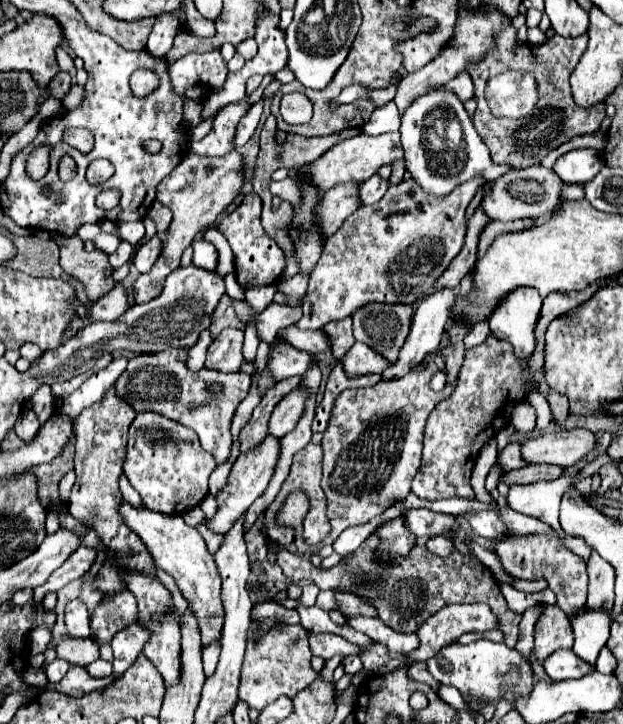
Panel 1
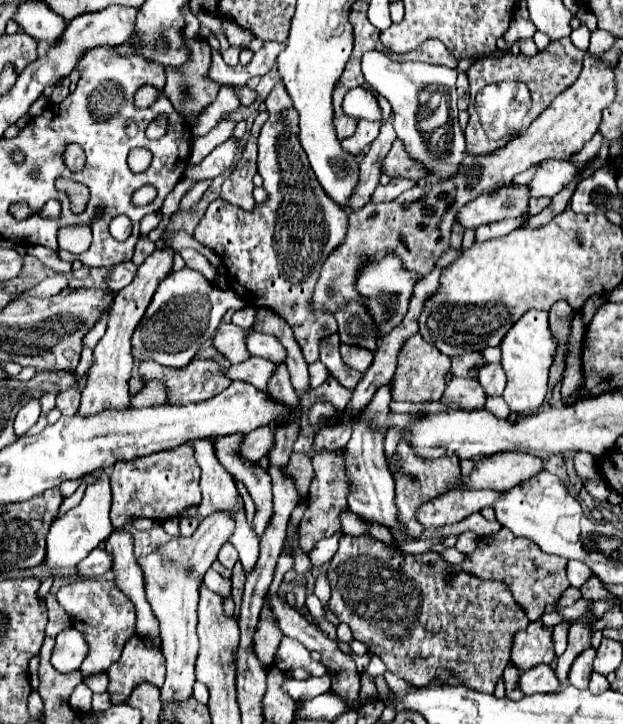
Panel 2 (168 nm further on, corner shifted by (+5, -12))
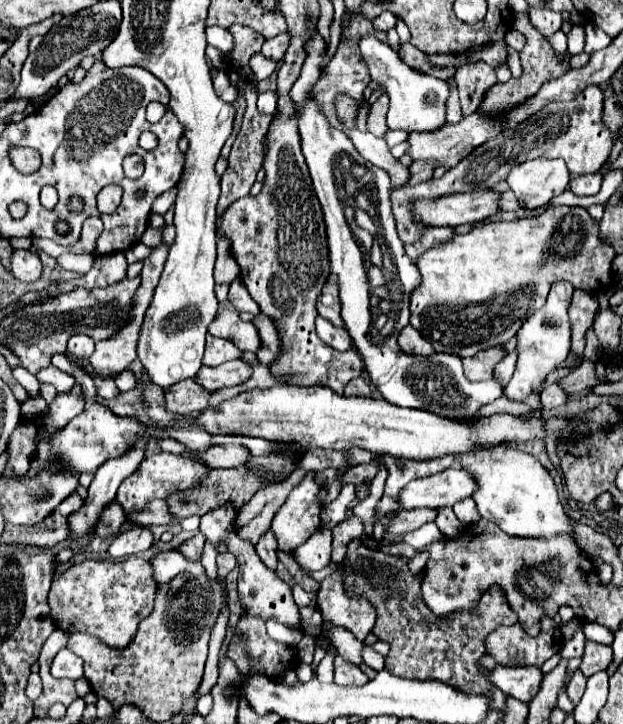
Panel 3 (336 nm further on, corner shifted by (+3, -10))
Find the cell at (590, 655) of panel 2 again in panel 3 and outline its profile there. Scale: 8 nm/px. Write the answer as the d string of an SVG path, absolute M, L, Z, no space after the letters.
M578 670L578 672L574 672L574 676L572 676L572 680L570 680L568 688L566 688L566 694L568 694L568 698L570 698L574 704L578 704L580 698L582 698L582 694L584 694L584 688L586 688L586 678L584 678L582 672Z

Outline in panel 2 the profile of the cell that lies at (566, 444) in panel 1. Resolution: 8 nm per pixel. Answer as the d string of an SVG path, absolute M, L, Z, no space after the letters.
M500 452L496 456L478 460L476 470L470 474L470 478L462 478L460 488L508 490L528 480L528 476L536 476L540 470L544 470L544 464L538 456L528 452Z

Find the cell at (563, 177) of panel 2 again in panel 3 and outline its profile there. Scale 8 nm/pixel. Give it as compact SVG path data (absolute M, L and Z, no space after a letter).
M534 158L516 164L506 176L508 188L516 194L518 204L530 212L546 208L554 196L560 196L570 182L566 162Z

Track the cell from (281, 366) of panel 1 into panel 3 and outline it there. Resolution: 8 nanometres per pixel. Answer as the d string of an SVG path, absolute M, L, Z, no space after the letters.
M230 360L222 366L202 366L202 370L198 370L196 374L196 382L202 384L204 390L220 390L224 386L236 386L240 382L244 382L246 378L250 378L252 374L252 366L242 362L242 360Z

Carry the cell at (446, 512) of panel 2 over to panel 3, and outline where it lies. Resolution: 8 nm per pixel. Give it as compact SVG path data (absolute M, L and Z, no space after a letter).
M416 508L416 510L402 510L396 516L390 518L386 526L386 534L406 534L416 528L420 528L426 522L432 522L436 518L436 510L430 508Z

